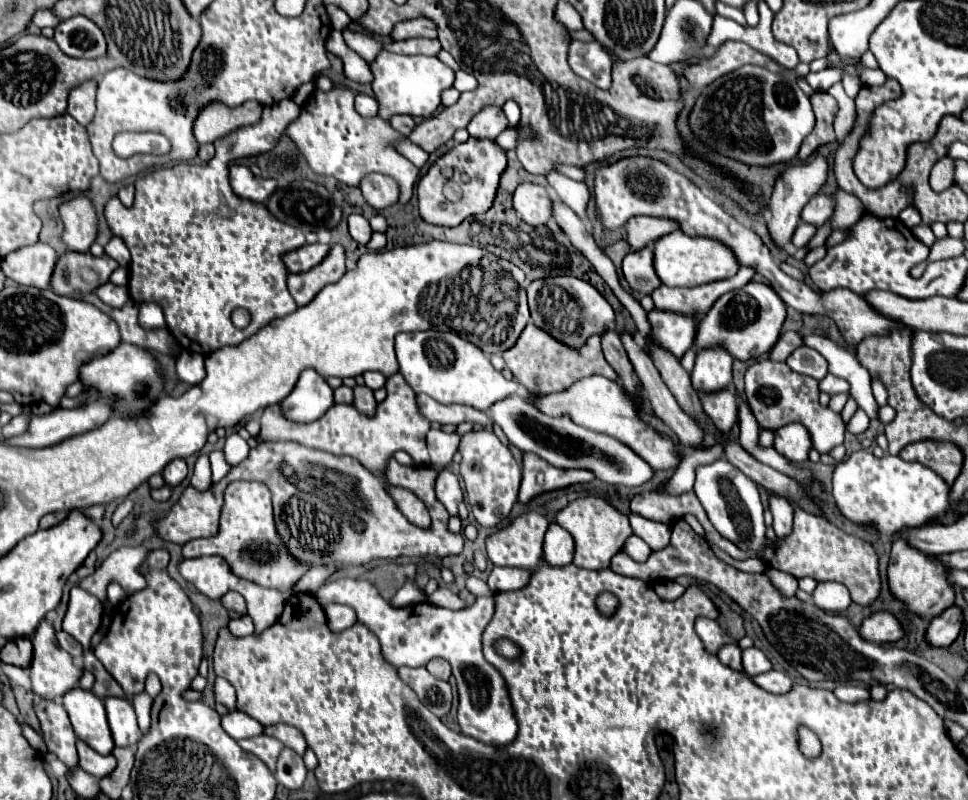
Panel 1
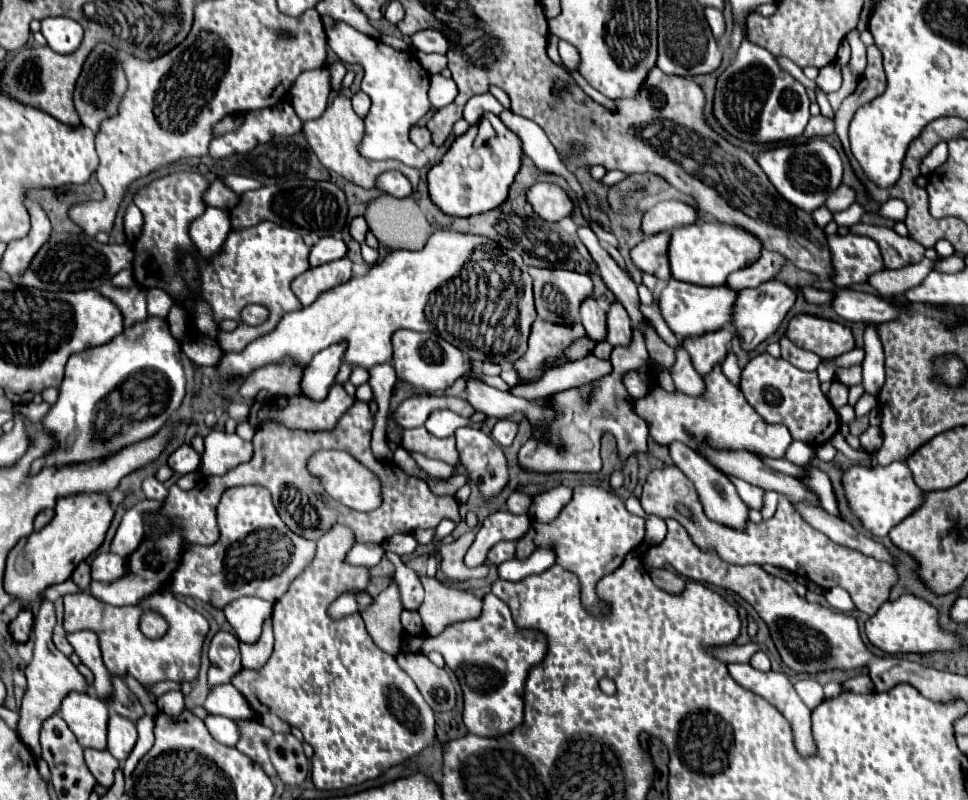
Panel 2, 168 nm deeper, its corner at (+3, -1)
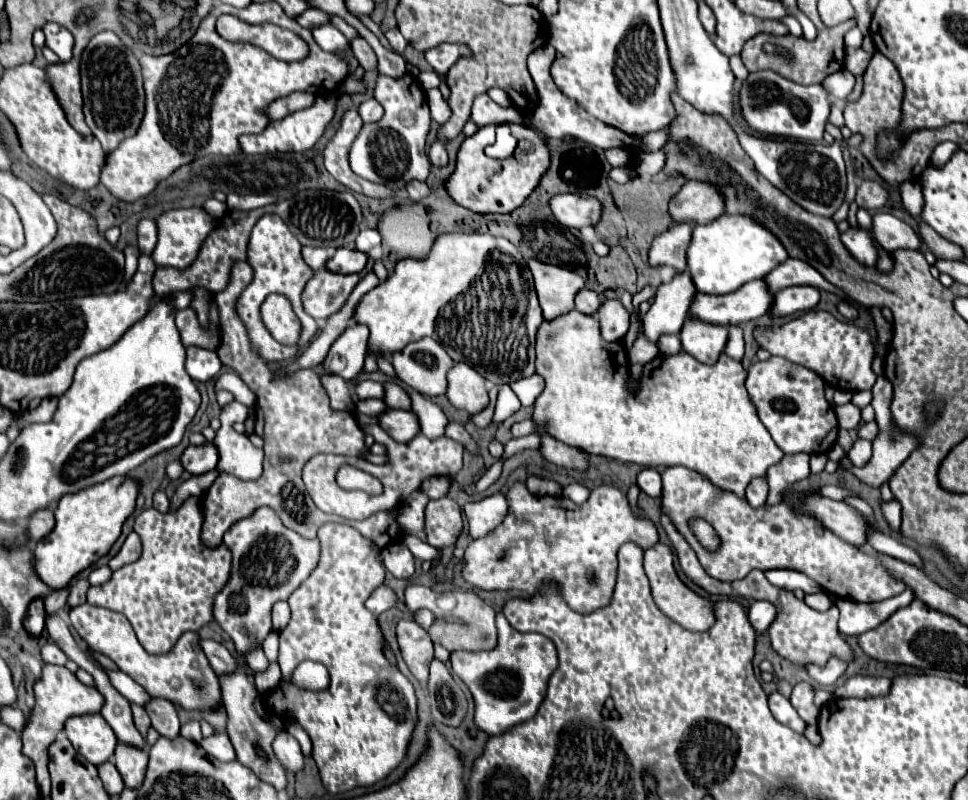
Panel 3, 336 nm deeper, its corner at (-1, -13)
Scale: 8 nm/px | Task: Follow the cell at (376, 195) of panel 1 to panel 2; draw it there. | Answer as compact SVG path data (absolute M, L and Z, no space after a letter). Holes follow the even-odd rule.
M397 170L381 174L377 178L377 188L391 196L397 196L397 198L405 198L405 196L413 194L413 186L411 186L409 178L405 178L405 174L401 174Z

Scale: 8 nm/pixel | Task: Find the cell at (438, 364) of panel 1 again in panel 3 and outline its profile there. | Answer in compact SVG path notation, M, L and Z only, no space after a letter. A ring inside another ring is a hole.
M421 338L391 356L397 376L423 396L447 392L447 372L453 368L451 356L433 340Z

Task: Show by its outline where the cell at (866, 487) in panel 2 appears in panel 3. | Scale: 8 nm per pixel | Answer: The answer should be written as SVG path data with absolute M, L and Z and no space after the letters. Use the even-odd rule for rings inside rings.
M897 498L893 500L881 500L881 510L883 510L883 516L889 524L891 530L899 530L901 526L901 504Z

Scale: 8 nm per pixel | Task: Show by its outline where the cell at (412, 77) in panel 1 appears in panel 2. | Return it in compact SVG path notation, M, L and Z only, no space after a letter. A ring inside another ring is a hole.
M335 22L331 28L325 30L327 46L345 62L345 64L361 64L365 70L361 90L371 98L371 110L365 116L365 134L357 152L369 160L399 160L405 166L421 170L427 164L425 152L417 150L409 140L409 128L423 118L429 108L429 74L417 62L417 58L409 52L393 50L391 46L383 44L381 40L369 38L353 30L345 22Z

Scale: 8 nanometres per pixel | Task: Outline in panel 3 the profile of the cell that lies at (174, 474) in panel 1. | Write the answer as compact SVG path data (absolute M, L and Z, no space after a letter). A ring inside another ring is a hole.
M213 442L205 444L201 448L199 446L189 446L181 456L181 464L191 476L201 476L201 474L207 474L207 472L215 470L217 450L213 450Z

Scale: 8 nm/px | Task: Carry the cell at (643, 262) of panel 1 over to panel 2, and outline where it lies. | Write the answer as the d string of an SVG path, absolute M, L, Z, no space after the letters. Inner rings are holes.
M661 232L653 236L645 236L633 250L631 258L639 266L641 272L653 274L659 280L671 280L669 274L669 234L671 232Z

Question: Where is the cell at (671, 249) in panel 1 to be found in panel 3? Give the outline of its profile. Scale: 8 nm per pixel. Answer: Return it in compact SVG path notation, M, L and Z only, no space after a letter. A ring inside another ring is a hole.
M719 216L711 224L695 226L687 248L687 270L697 292L729 294L745 282L767 276L775 266L787 260L785 248L761 224L741 216Z

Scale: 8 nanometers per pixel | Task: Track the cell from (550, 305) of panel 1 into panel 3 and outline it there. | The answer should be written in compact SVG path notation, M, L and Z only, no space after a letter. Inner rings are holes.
M529 260L527 264L535 278L535 290L543 308L543 318L549 322L571 312L575 308L575 294L585 288L585 280L577 272L561 266L541 264L537 260Z

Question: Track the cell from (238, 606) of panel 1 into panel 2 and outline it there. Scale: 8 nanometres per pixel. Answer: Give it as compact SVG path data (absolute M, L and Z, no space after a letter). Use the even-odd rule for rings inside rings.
M239 598L225 606L223 612L227 622L233 626L235 636L245 644L253 644L259 640L263 622L271 616L271 610L273 604L261 598Z

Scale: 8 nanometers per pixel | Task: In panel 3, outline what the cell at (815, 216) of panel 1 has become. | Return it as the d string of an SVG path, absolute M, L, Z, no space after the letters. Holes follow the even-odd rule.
M861 182L857 186L857 196L855 196L855 204L859 208L865 208L869 212L875 212L879 208L883 208L887 202L887 190L883 186L879 186L877 182Z

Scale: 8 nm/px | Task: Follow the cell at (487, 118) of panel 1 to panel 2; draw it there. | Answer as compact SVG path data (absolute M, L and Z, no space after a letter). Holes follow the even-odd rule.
M487 92L487 94L477 94L477 96L473 96L473 98L465 104L463 118L465 118L469 124L477 124L485 112L501 114L503 110L505 110L505 108L497 102L497 98Z

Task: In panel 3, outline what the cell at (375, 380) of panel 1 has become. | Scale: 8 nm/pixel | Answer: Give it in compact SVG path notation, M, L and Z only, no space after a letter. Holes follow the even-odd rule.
M385 382L383 388L385 388L385 398L383 400L389 408L401 408L401 410L411 408L411 400L409 400L407 392L401 386L397 386L393 382Z

